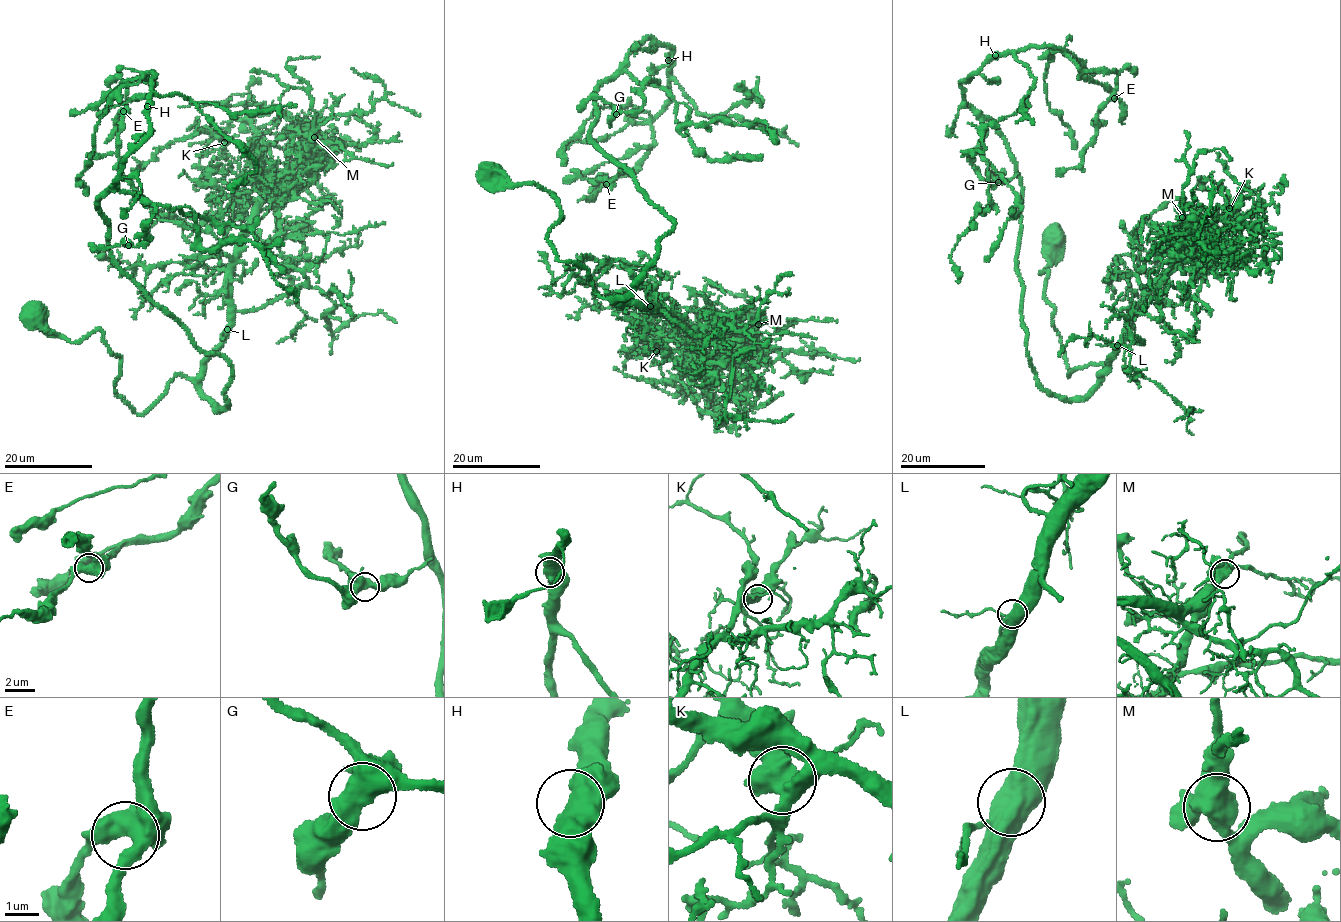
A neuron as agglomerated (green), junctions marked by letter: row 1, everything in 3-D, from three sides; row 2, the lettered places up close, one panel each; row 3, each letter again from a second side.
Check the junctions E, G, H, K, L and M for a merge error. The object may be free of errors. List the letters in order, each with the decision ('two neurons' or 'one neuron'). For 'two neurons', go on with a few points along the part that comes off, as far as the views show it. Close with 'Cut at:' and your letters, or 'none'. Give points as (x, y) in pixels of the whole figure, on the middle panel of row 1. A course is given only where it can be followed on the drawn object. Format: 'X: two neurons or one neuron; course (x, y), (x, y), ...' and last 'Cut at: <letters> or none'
E: one neuron
G: one neuron
H: one neuron
K: one neuron
L: one neuron
M: one neuron
Cut at: none

